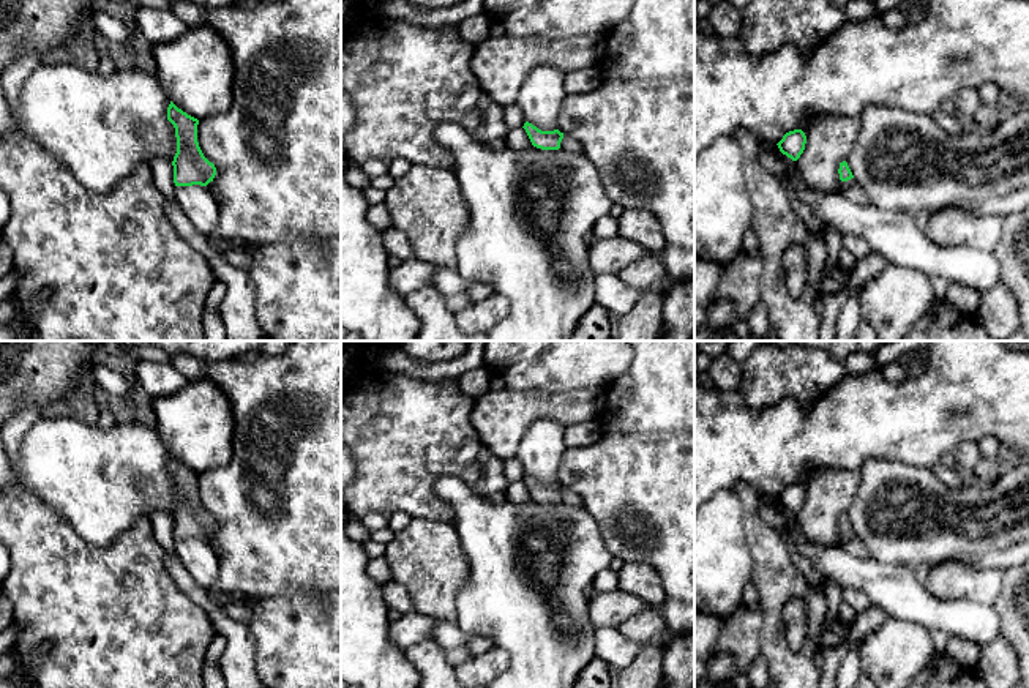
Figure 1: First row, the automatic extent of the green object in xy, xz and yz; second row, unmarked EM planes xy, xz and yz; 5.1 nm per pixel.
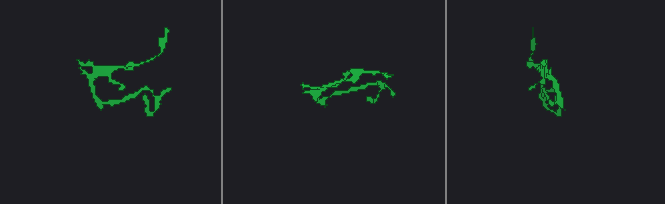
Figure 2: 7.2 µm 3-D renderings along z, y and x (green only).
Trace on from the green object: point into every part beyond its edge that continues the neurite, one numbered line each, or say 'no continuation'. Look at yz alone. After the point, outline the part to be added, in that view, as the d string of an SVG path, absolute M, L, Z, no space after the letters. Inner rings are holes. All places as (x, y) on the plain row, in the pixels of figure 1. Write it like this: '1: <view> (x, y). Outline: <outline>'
1: yz (851, 542). Outline: M855 532L841 535L841 541L849 554L852 554L859 559L870 557L868 549L865 548L863 541L855 535Z

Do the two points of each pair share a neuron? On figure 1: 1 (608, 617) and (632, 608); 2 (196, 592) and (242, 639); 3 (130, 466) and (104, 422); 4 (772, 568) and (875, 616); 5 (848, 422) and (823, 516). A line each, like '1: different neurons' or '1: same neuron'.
1: same neuron
2: same neuron
3: different neurons
4: different neurons
5: different neurons

